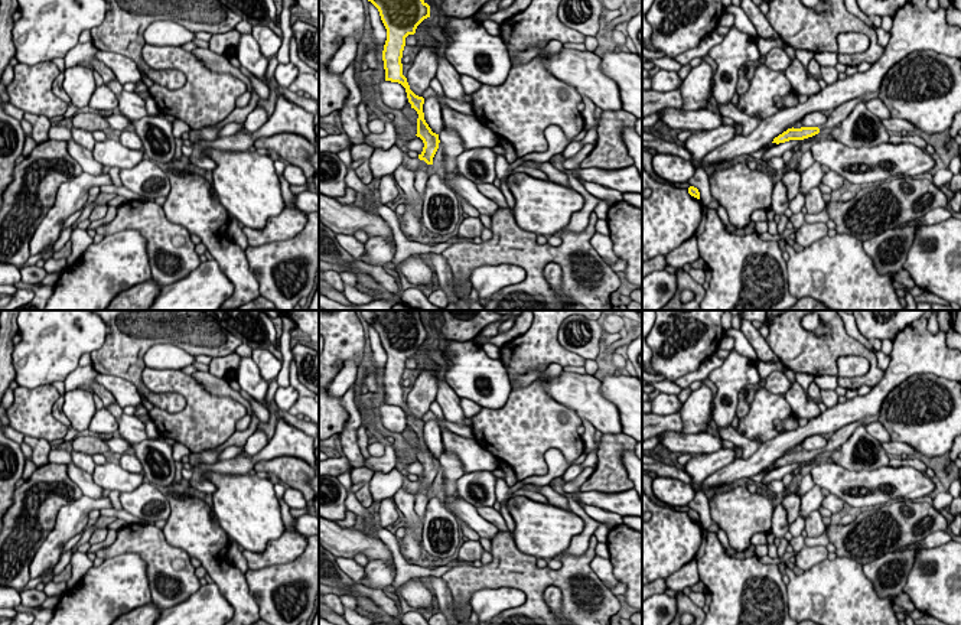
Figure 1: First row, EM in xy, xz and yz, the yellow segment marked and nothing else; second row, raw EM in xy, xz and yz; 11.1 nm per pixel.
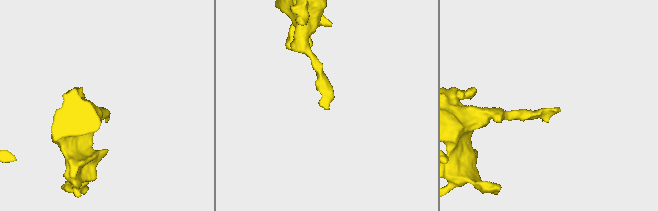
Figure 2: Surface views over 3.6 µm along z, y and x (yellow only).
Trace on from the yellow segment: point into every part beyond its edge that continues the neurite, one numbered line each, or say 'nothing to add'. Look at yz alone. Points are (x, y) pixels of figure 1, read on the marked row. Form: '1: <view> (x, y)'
1: yz (841, 111)

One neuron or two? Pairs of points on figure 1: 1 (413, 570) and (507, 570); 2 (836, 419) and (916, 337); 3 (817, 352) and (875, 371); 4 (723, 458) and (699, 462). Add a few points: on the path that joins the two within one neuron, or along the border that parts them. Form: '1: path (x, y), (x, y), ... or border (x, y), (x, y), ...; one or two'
1: border (450, 562), (452, 565), (440, 576); two
2: path (860, 407), (891, 380), (905, 361); one
3: path (833, 350), (860, 350), (867, 355); one
4: path (717, 459), (704, 462); one

